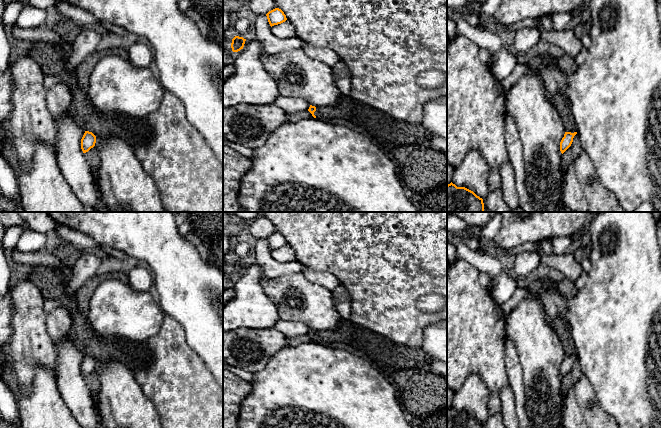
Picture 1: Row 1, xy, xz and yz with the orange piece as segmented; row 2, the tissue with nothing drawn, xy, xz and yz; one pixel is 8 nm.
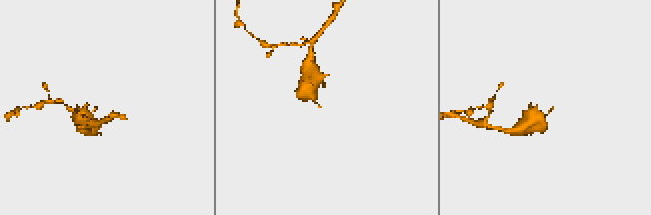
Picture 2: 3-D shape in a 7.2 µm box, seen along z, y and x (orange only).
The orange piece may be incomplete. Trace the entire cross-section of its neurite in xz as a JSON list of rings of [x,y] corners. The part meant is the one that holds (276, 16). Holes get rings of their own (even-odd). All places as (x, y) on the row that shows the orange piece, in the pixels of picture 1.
[[[275,8],[275,9],[269,11],[266,14],[266,16],[267,16],[268,22],[271,27],[274,25],[281,24],[287,20],[286,15],[279,8]]]

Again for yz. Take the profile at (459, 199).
[[[451,182],[447,185],[447,212],[484,212],[483,199]]]

